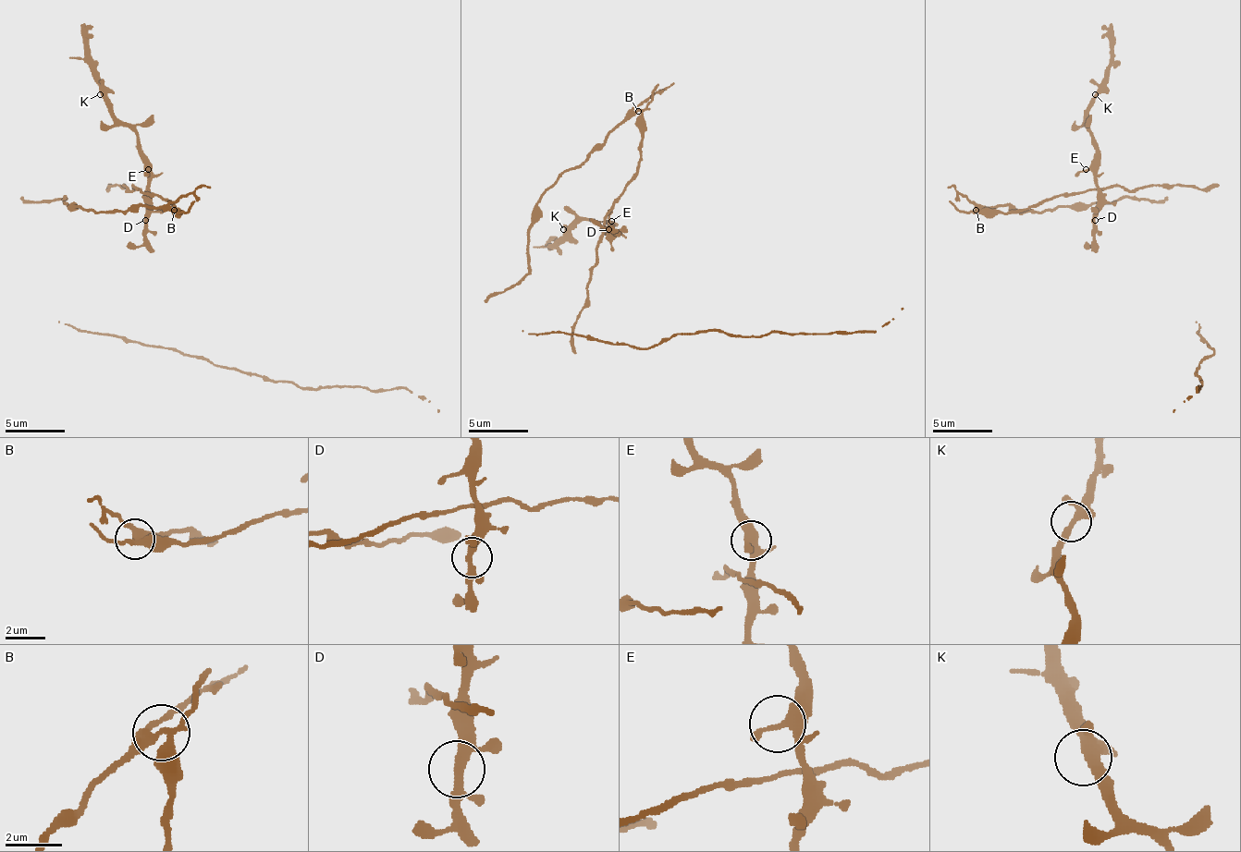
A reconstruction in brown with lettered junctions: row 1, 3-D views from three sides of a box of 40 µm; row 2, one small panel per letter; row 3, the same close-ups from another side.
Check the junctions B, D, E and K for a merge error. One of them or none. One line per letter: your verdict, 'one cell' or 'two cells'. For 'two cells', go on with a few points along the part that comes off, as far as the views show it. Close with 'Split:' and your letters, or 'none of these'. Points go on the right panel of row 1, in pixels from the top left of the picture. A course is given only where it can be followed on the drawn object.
B: two cells; foreign part runs (975, 211), (1025, 211), (1056, 196), (1083, 190), (1218, 184)
D: one cell
E: one cell
K: one cell
Split: B

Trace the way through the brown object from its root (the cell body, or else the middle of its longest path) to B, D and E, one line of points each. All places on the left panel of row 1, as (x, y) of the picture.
B: (46, 201), (64, 199), (67, 205), (81, 205), (97, 211), (133, 211), (139, 205), (153, 205), (175, 211)
D: (46, 201), (64, 199), (97, 211), (133, 211), (139, 205), (178, 211), (163, 196), (141, 190), (145, 220)
E: (46, 201), (64, 199), (97, 211), (153, 205), (178, 213), (163, 196), (141, 190), (148, 169)

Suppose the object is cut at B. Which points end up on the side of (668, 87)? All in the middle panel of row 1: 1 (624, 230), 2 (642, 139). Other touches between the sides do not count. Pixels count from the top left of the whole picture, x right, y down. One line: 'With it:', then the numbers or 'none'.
With it: 1

